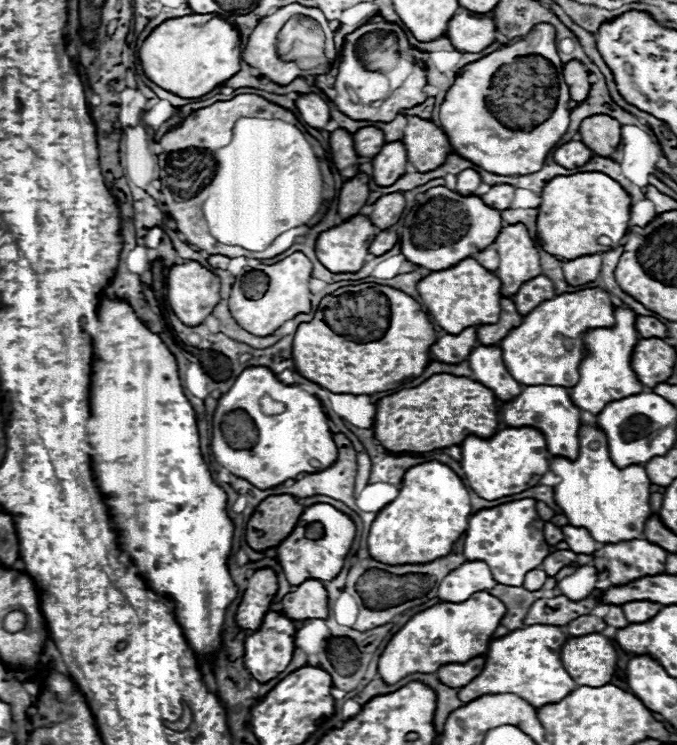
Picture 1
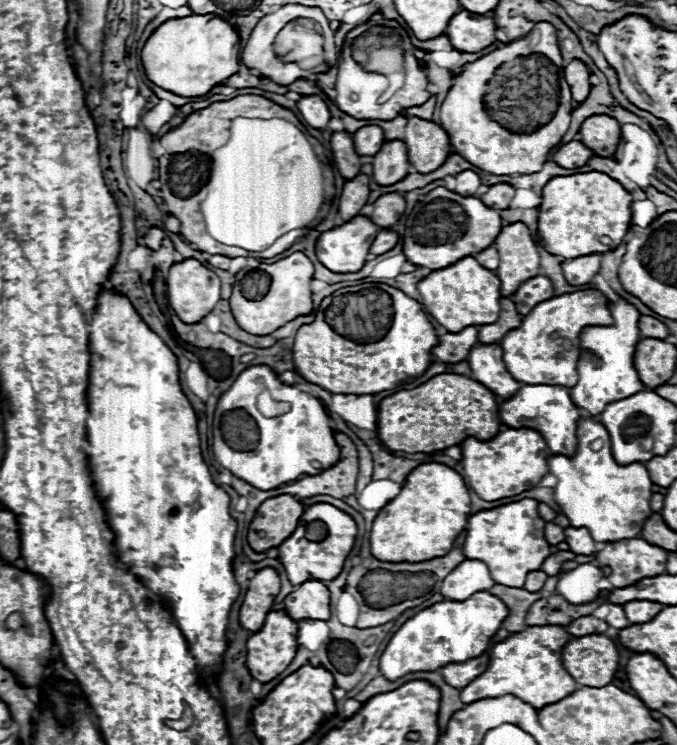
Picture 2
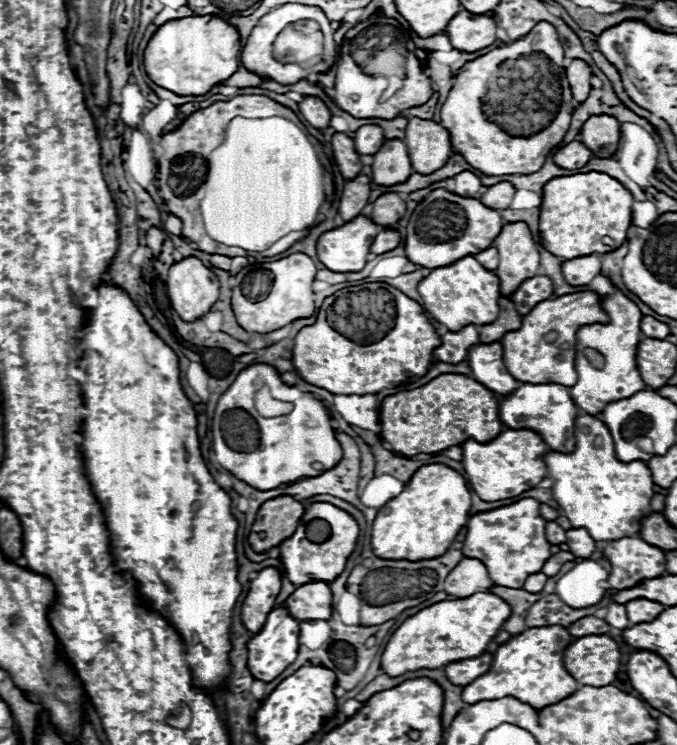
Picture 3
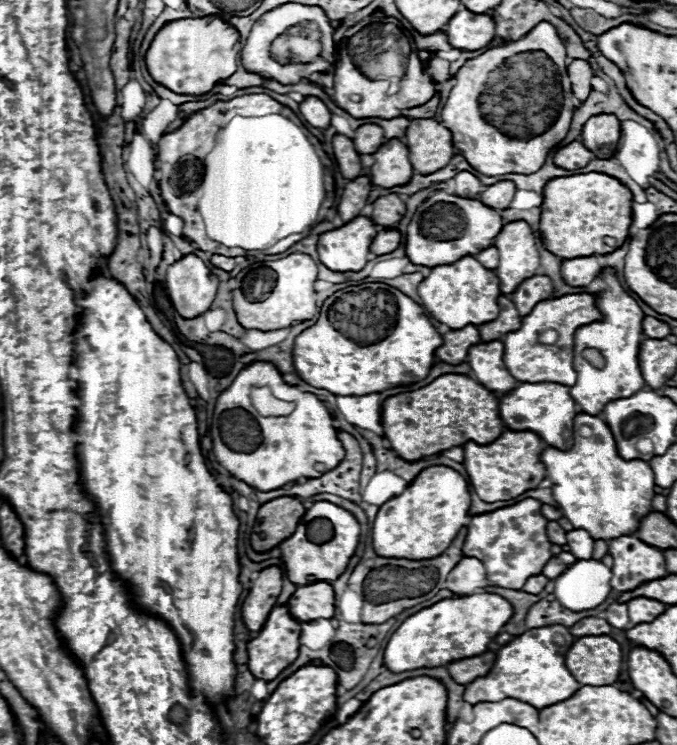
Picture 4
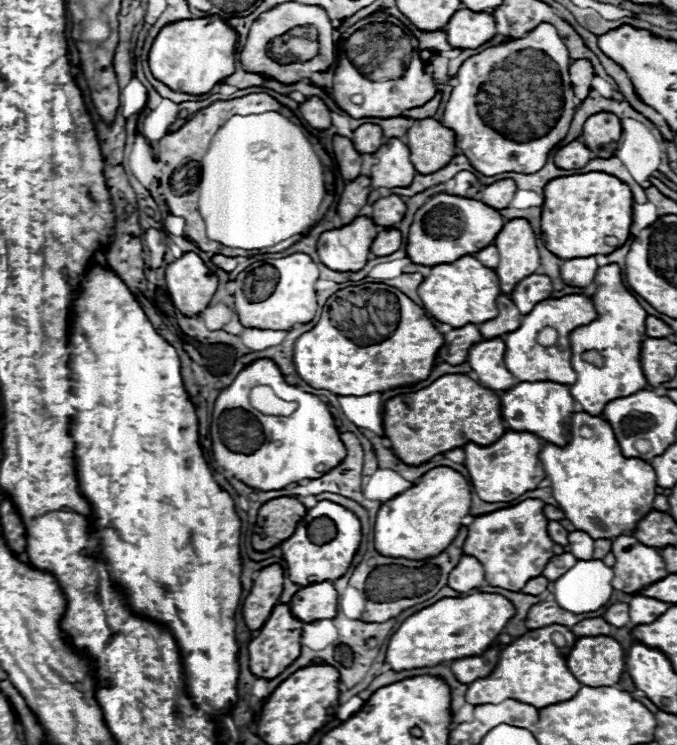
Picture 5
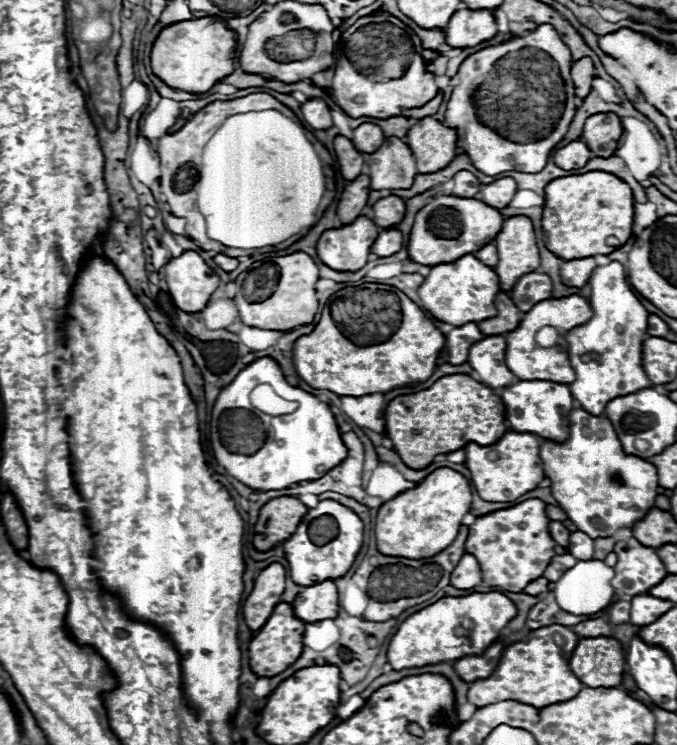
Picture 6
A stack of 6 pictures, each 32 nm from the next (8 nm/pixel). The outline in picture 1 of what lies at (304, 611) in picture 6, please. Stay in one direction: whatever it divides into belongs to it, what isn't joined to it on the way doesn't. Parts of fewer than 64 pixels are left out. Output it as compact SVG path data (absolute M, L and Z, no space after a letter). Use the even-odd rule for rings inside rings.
M306 580L282 598L282 612L292 620L328 618L328 592L320 580Z

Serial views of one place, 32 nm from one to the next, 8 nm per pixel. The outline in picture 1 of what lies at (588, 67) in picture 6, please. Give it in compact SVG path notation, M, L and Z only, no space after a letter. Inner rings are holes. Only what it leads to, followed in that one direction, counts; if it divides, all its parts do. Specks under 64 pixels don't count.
M572 60L564 64L564 80L568 82L570 88L570 98L574 102L582 102L588 98L590 92L590 82L588 82L588 70L582 62Z

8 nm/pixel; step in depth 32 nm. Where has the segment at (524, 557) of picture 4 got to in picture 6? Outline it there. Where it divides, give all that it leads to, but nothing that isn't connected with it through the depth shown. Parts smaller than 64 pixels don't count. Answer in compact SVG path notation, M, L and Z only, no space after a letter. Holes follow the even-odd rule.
M538 498L524 500L512 508L496 510L478 516L470 526L466 552L474 554L480 562L482 580L492 588L502 588L508 592L522 592L532 578L540 578L552 560L556 542L548 530L550 518L546 516L546 504Z

